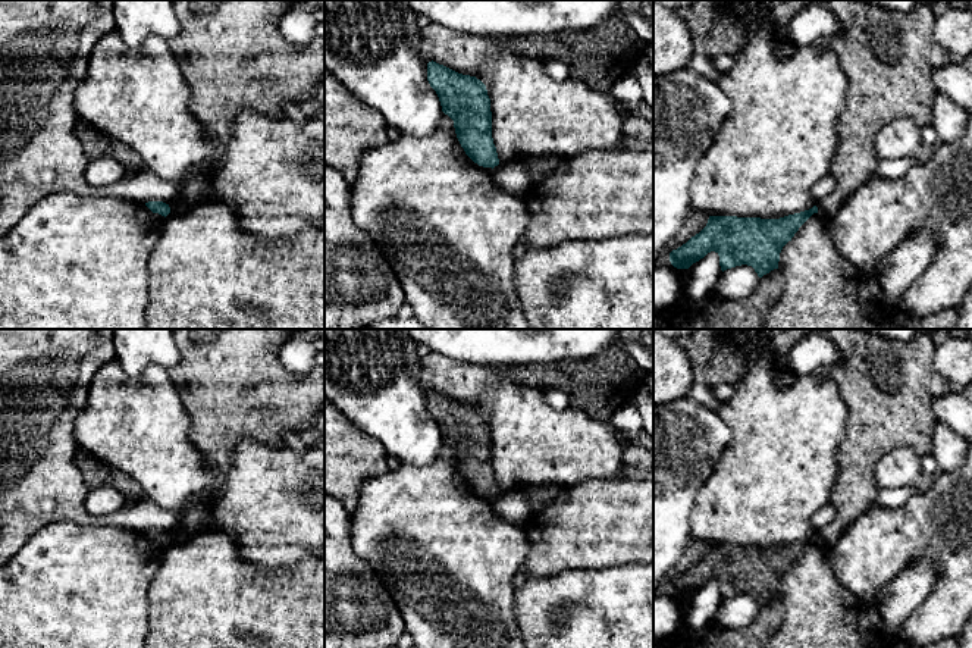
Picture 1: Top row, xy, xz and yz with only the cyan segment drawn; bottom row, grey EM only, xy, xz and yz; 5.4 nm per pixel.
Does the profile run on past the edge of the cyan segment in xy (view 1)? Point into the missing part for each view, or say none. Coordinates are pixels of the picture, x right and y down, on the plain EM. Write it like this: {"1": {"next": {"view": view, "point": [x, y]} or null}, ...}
{"1": {"next": null}}

